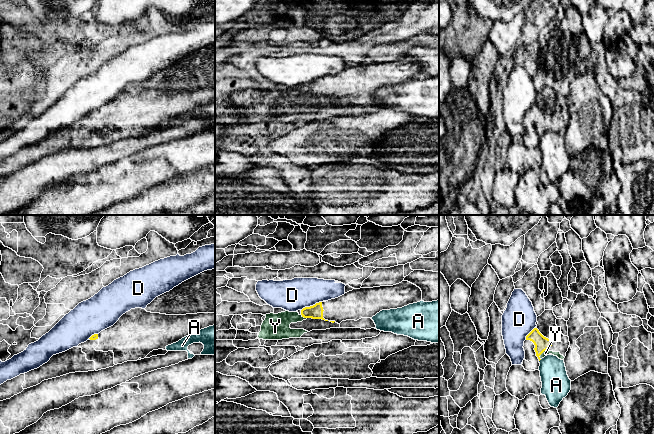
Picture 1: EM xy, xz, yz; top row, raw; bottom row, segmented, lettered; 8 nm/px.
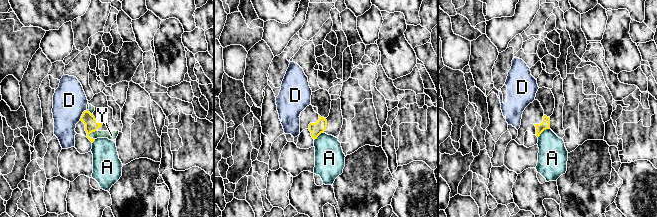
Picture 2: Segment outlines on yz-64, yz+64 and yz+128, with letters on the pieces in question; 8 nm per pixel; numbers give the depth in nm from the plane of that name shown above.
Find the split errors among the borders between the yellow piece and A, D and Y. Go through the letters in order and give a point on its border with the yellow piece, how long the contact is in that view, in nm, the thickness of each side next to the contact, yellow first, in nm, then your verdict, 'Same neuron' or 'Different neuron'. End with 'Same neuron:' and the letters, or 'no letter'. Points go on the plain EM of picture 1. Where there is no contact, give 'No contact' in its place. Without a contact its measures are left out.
A: No contact. Different neuron
D: Touches yellow at xz (311, 82). Shared border 180 nm. Thickness 110 nm (yellow) against 260 nm. Different neuron
Y: Touches yellow at yz (541, 129). Shared border 90 nm. Thickness 120 nm (yellow) against 50 nm. Same neuron
Same neuron: Y

